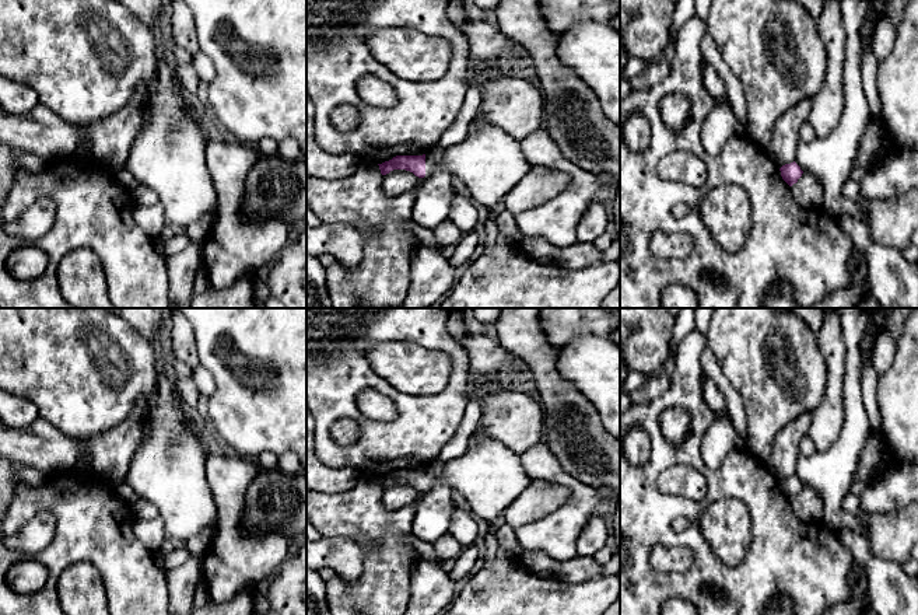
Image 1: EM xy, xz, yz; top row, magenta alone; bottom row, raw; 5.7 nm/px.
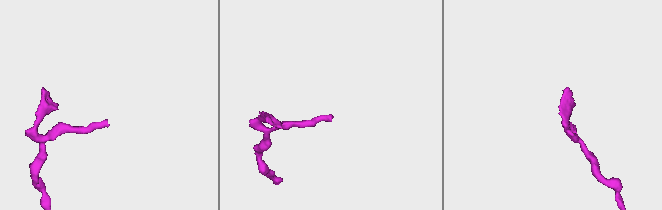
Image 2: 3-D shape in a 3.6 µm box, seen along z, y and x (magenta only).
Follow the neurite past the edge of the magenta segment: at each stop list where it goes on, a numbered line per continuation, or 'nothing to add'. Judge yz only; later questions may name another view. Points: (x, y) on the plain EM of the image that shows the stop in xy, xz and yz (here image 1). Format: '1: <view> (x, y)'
nothing to add

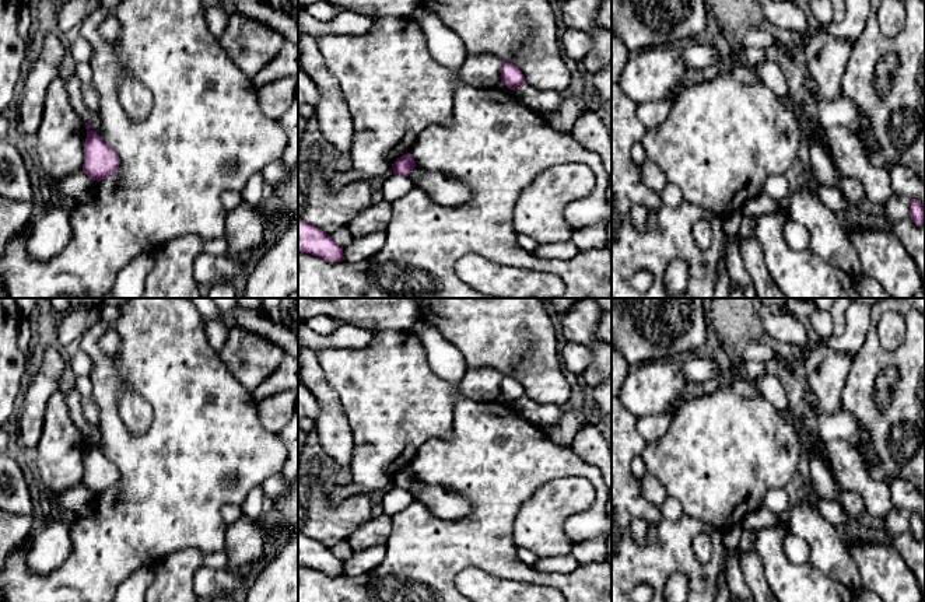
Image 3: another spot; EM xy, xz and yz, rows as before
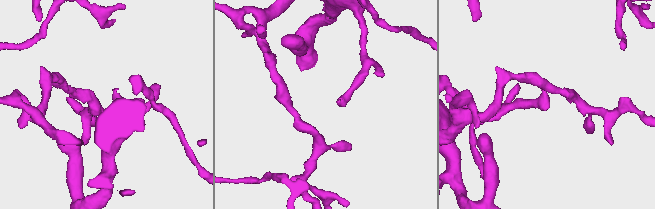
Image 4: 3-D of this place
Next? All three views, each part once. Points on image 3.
1: xy (73, 399)

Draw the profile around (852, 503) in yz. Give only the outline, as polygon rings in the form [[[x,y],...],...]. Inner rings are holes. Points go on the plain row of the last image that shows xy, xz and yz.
[[[844,490],[840,497],[840,504],[849,518],[859,519],[865,512],[865,501],[861,493]]]

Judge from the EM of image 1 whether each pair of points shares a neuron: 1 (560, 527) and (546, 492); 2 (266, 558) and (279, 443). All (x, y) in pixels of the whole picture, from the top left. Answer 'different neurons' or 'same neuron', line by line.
1: different neurons
2: different neurons

